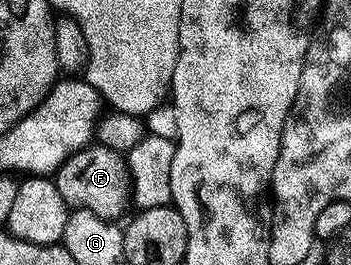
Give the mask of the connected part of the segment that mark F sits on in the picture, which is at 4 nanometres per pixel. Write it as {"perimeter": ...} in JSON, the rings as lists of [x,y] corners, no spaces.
{"perimeter":[[[100,145],[82,147],[55,172],[55,182],[59,197],[70,207],[78,211],[90,211],[95,217],[114,221],[131,207],[131,182],[126,156]]]}

